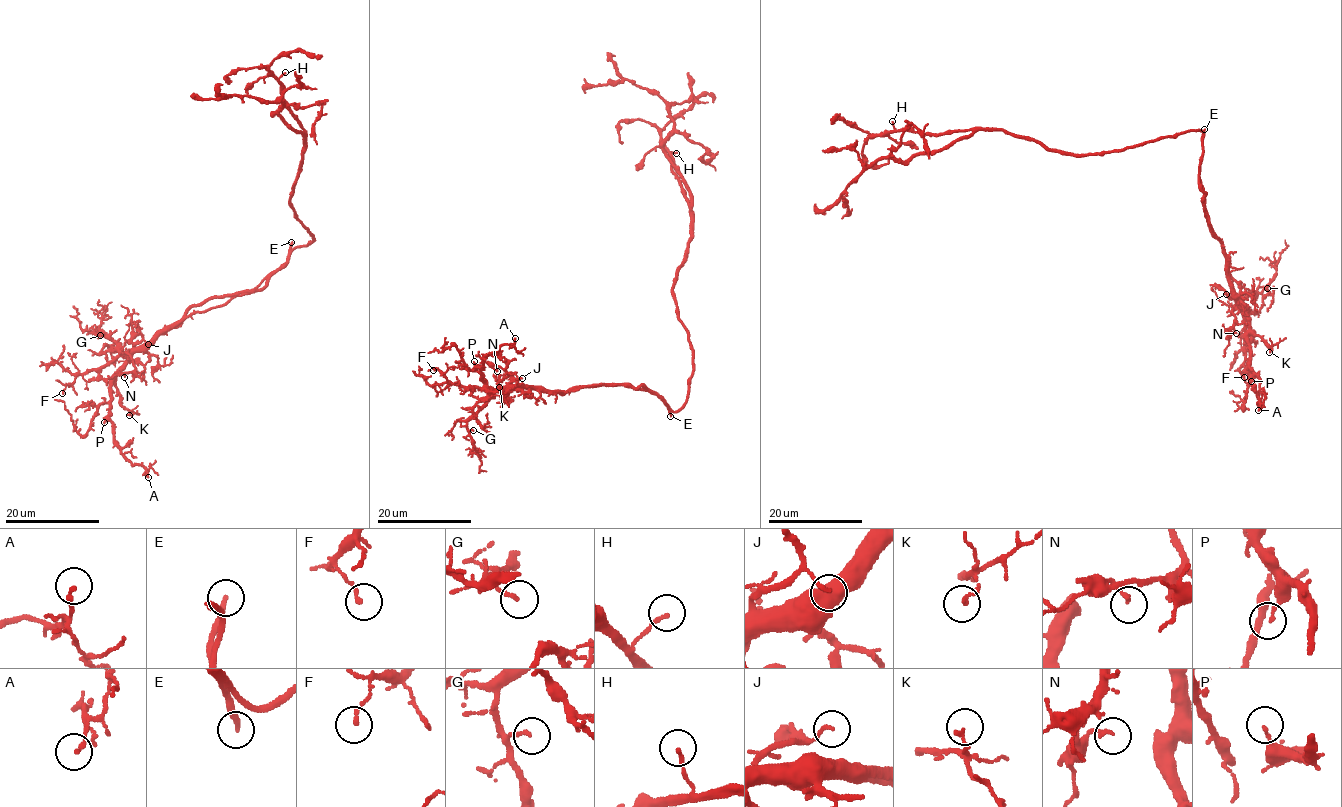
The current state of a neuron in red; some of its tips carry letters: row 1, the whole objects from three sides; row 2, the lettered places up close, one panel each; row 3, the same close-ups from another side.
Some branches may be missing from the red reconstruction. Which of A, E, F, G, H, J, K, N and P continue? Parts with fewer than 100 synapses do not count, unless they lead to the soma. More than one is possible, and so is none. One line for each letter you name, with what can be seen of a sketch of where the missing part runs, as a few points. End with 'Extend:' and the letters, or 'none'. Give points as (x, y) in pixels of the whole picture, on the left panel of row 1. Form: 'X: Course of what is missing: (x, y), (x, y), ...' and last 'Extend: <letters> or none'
E: Course of what is missing: (291, 242), (294, 231), (298, 245), (285, 266), (209, 283), (173, 284), (148, 261), (148, 254), (130, 266)
Extend: E

